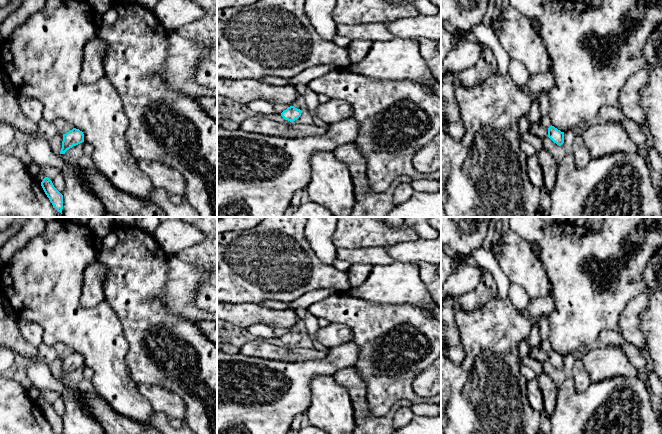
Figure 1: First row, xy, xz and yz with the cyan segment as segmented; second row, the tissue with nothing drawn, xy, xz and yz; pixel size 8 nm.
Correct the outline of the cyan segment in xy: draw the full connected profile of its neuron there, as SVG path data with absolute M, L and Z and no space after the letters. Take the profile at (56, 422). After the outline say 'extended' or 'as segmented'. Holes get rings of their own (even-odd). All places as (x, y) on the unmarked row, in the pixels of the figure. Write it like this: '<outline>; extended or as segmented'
M45 401L41 406L41 410L50 426L52 427L53 431L56 434L62 434L63 419L54 411L52 405L48 401Z; as segmented

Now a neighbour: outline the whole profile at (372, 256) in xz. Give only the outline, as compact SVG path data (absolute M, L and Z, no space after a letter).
M363 247L358 249L340 249L336 251L337 258L351 264L363 263L375 266L377 264L391 264L397 262L388 254L385 247Z

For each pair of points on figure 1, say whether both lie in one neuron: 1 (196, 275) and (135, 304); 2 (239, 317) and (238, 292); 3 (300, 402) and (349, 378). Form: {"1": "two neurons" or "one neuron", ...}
{"1": "two neurons", "2": "two neurons", "3": "two neurons"}

